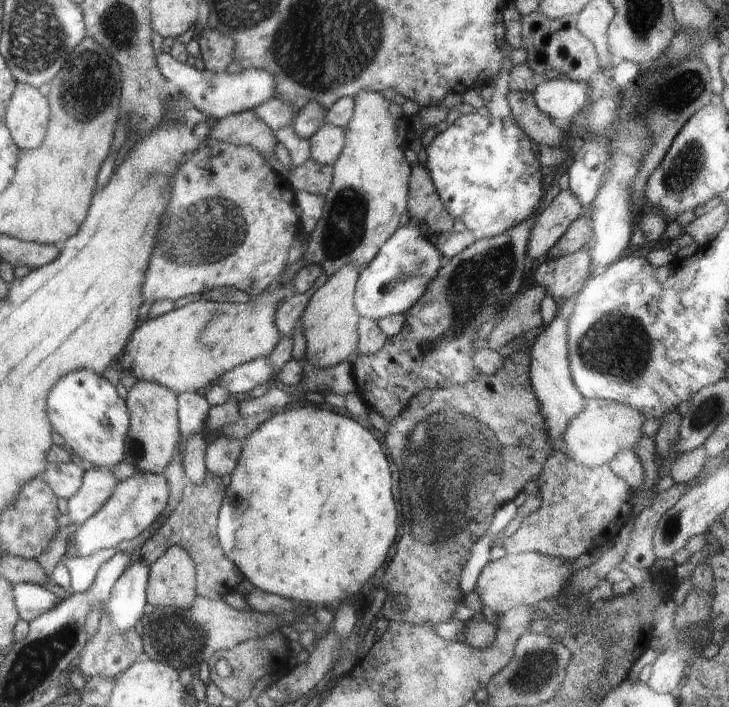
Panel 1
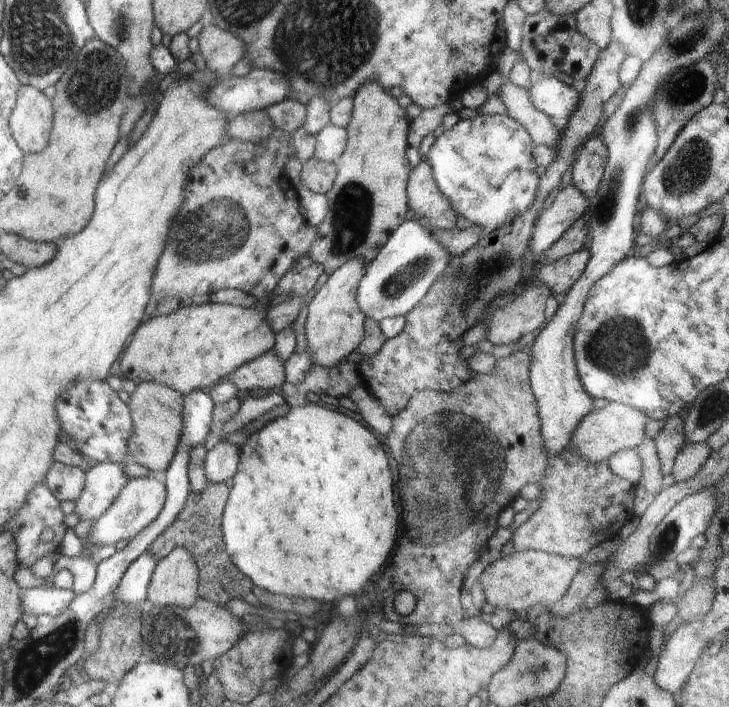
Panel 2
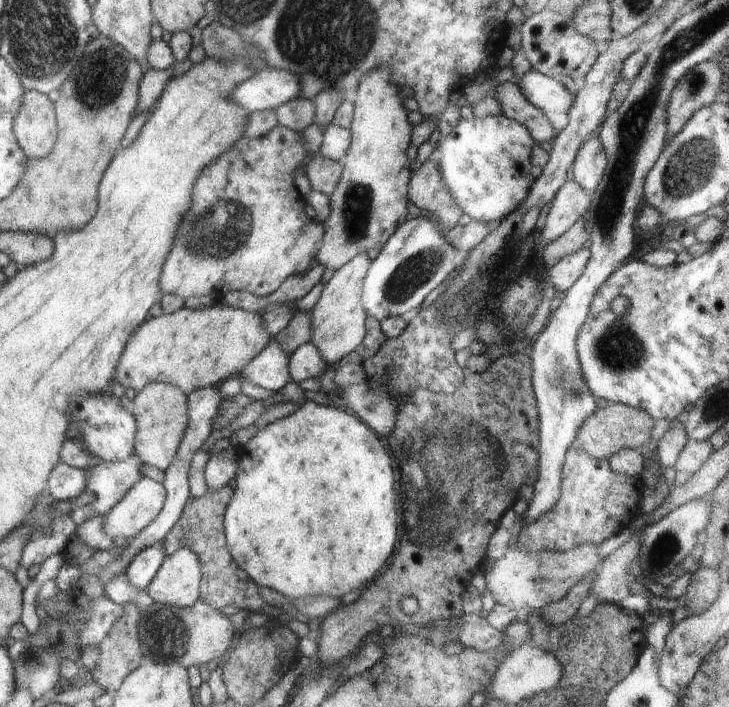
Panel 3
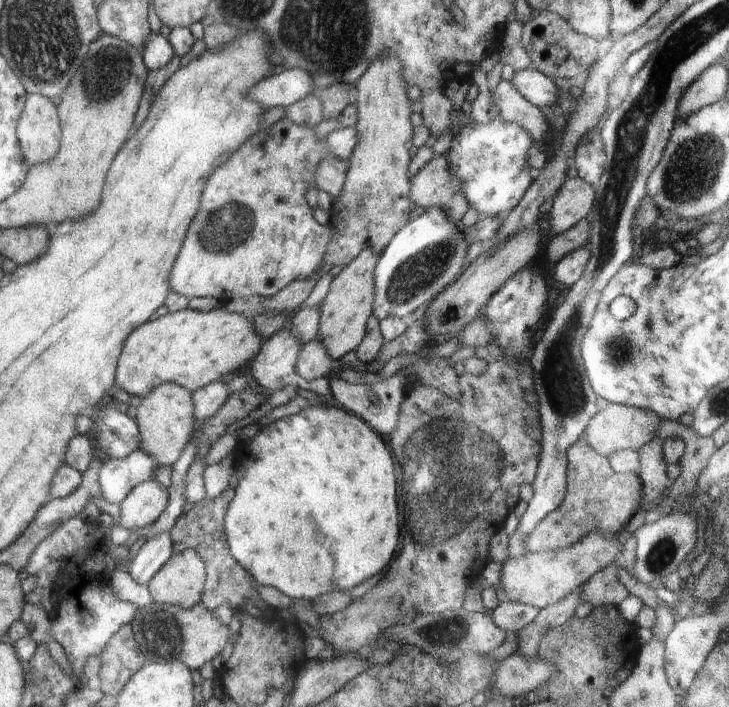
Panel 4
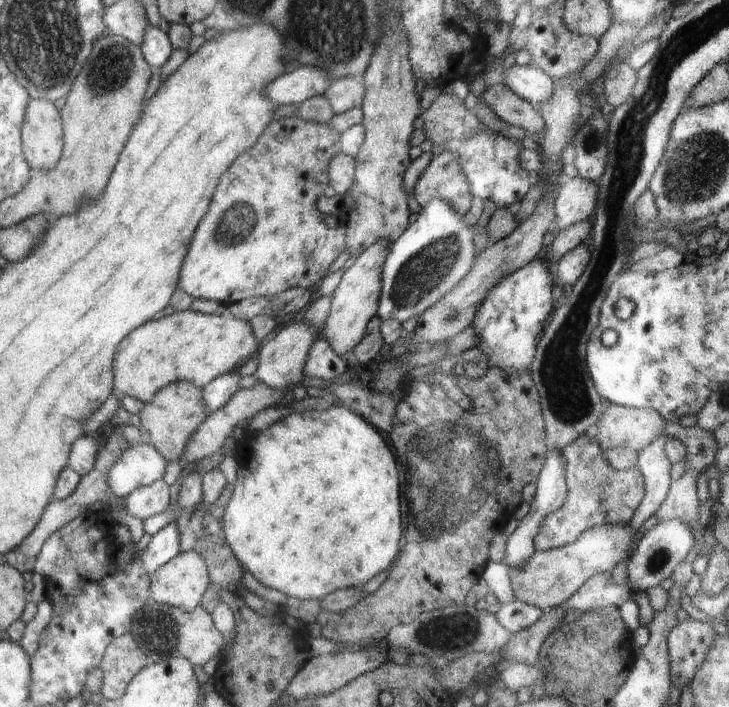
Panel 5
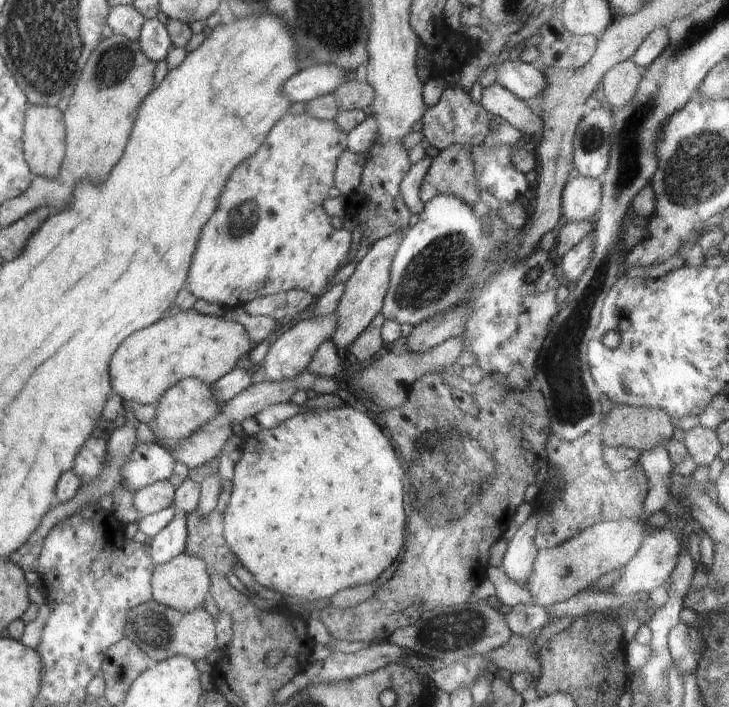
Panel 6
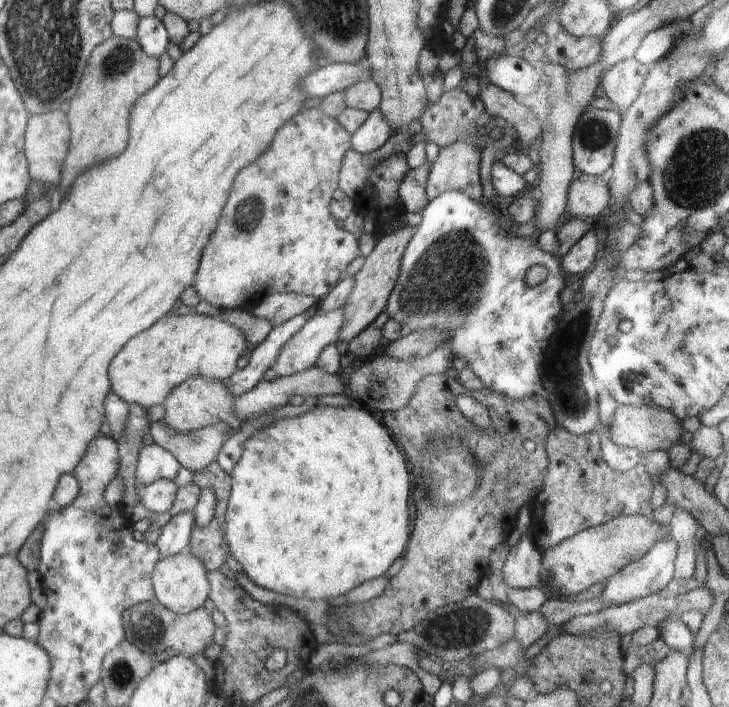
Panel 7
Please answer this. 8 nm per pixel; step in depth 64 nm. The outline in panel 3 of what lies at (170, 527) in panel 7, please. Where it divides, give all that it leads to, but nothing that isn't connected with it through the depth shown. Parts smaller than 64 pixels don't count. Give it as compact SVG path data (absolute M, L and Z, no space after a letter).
M158 540L156 544L150 544L148 548L140 550L129 562L125 573L134 588L144 590L164 564L167 556L164 556L162 542L164 540Z

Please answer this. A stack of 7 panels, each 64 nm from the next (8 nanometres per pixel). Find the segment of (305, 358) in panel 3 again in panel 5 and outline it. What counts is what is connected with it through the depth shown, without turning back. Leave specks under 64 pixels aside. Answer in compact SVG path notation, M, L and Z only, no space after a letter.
M323 338L316 339L303 364L303 376L332 382L344 372L345 363L332 351L329 343Z

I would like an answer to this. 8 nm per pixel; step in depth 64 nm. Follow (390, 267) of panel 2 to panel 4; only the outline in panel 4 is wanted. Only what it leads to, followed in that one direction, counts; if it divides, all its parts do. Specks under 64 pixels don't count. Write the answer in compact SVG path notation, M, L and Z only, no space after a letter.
M430 206L424 214L410 220L400 228L390 244L380 253L372 271L374 282L373 315L379 321L384 318L402 318L410 312L421 312L437 294L447 289L458 270L470 244L456 223L438 206Z

